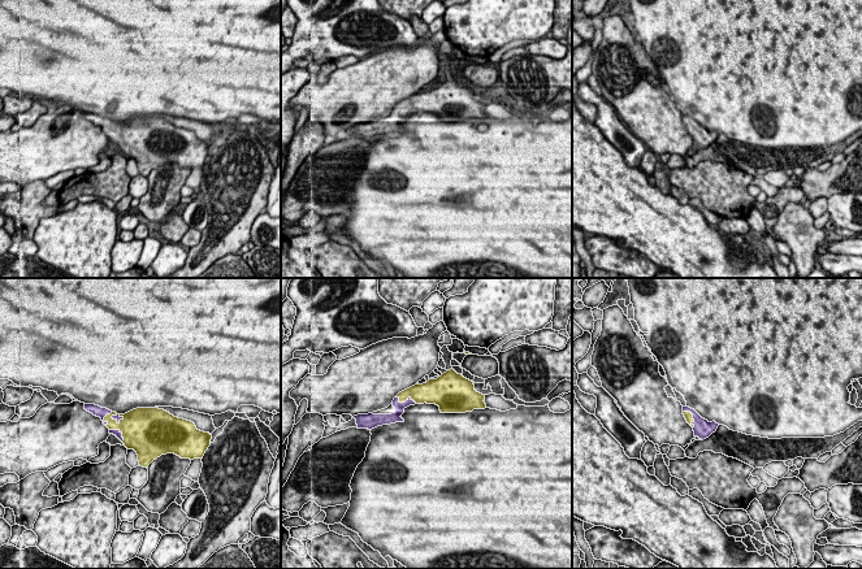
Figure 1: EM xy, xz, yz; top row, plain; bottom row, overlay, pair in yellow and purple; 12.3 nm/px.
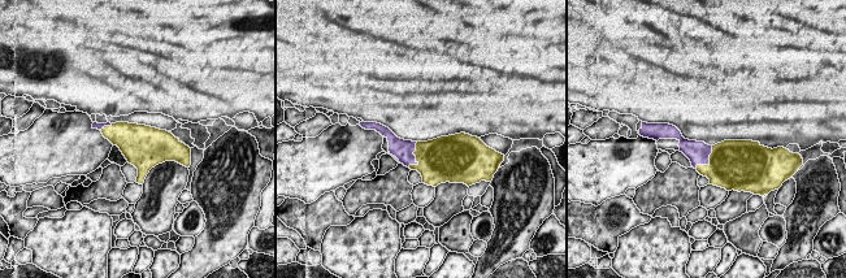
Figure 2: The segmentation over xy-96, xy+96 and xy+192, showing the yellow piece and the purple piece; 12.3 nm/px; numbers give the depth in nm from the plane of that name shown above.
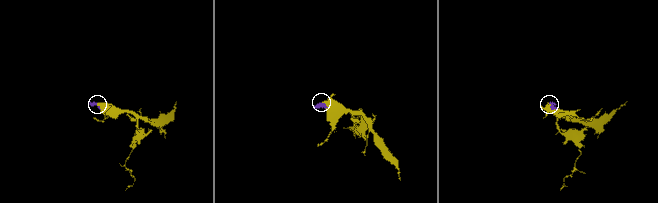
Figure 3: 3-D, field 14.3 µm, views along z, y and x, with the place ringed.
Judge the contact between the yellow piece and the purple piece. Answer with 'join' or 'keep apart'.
join

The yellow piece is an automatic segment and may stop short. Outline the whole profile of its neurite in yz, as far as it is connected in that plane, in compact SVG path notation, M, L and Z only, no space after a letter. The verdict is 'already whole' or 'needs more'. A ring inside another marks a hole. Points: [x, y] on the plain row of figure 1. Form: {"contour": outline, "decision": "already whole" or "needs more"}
{"contour": "M686 114L683 116L683 123L686 131L693 136L694 145L698 145L702 149L715 142L719 135L719 133L715 130L709 131L707 129L702 127L694 118Z", "decision": "needs more"}

